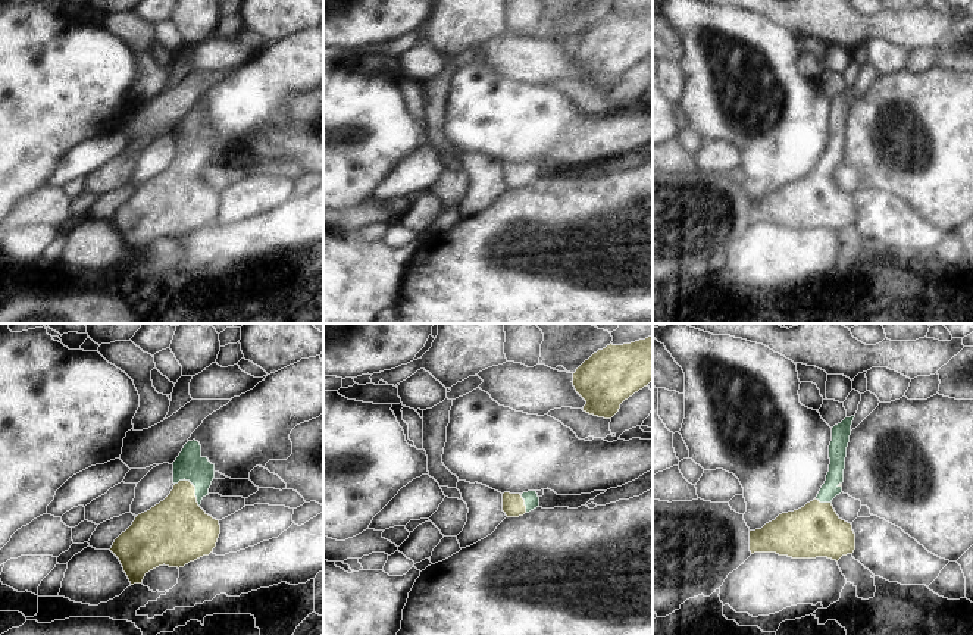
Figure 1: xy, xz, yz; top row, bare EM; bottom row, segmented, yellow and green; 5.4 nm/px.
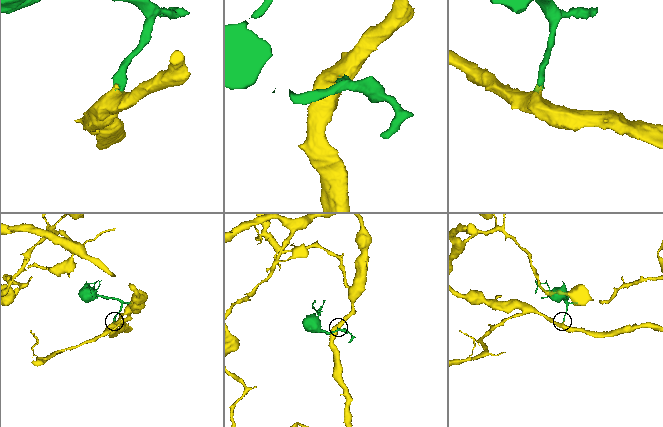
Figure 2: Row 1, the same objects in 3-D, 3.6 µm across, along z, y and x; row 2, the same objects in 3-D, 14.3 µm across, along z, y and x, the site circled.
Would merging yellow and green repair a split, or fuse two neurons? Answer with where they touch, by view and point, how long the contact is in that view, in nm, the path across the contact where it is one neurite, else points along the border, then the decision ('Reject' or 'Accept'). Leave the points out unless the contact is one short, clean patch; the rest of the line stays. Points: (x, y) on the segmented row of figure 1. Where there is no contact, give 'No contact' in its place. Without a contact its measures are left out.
Touches yellow at xy (194, 487). Shared border 190 nm. Path across: xy (178, 529), (181, 506), (194, 487), (190, 465). Accept.

